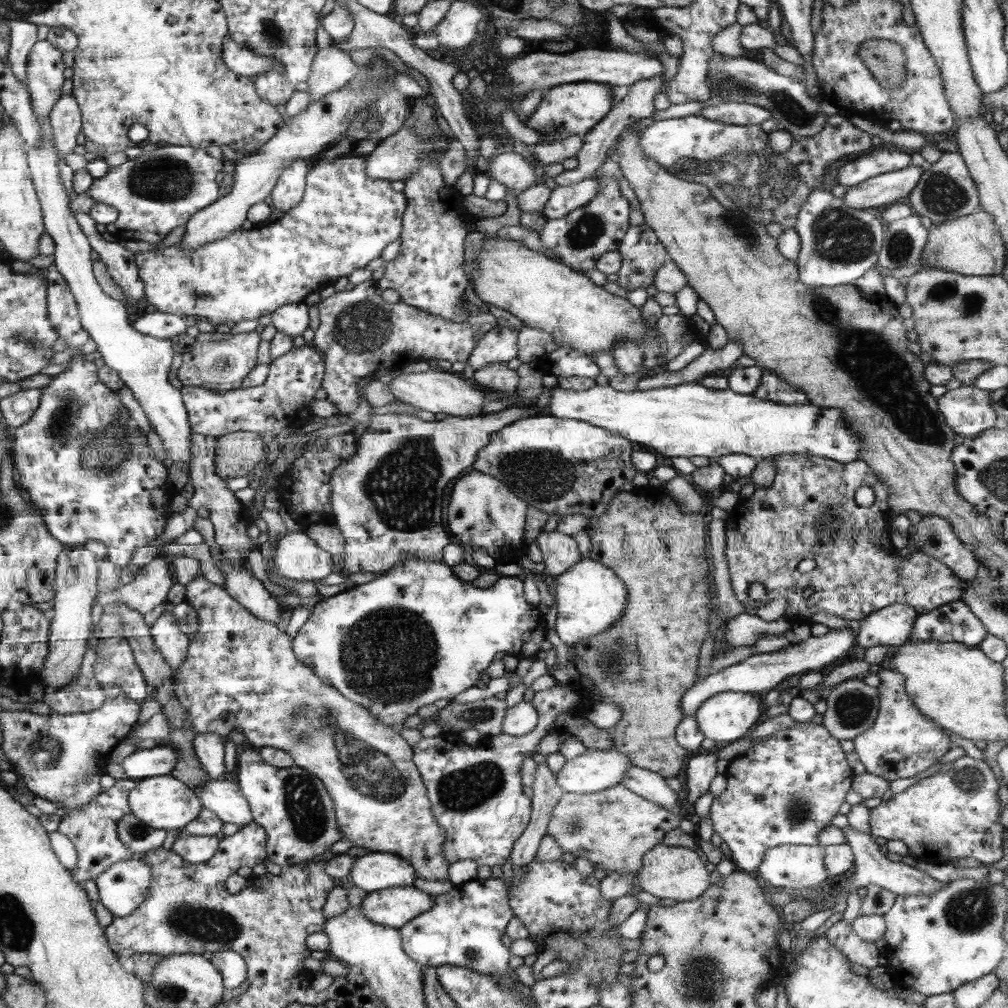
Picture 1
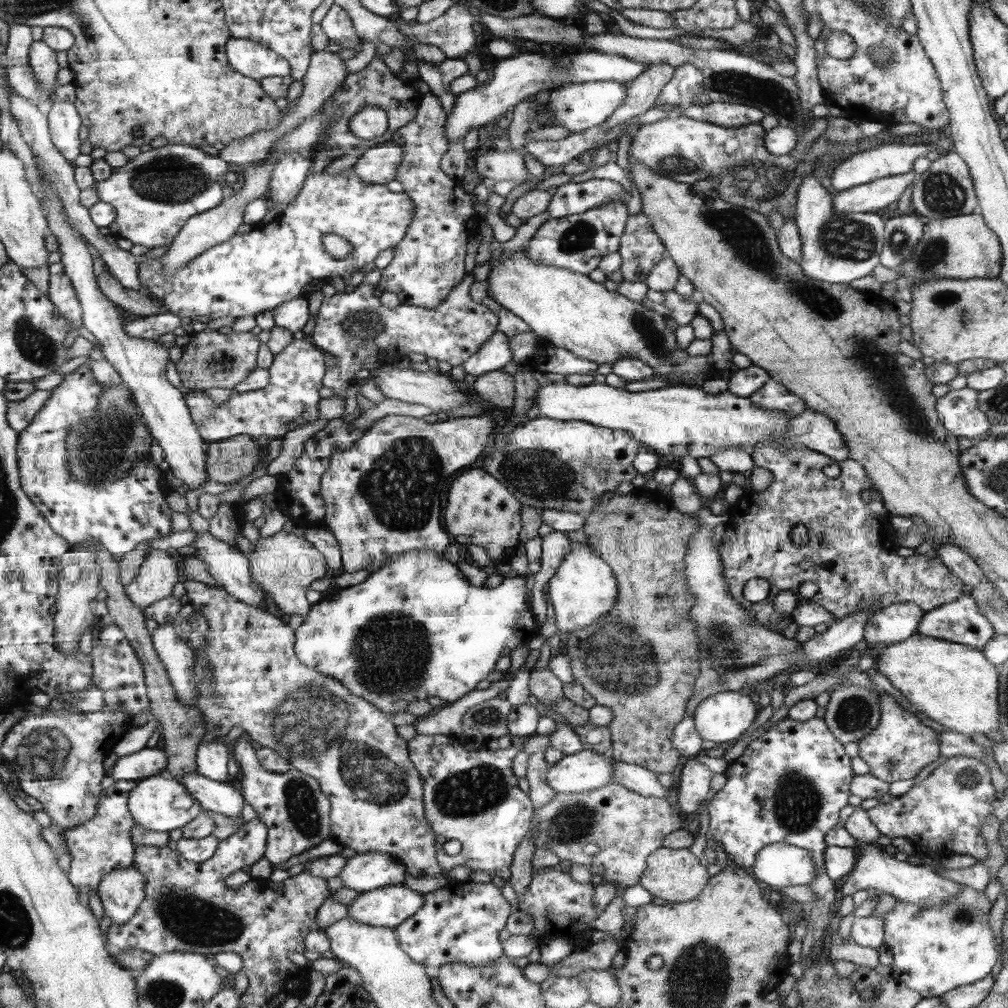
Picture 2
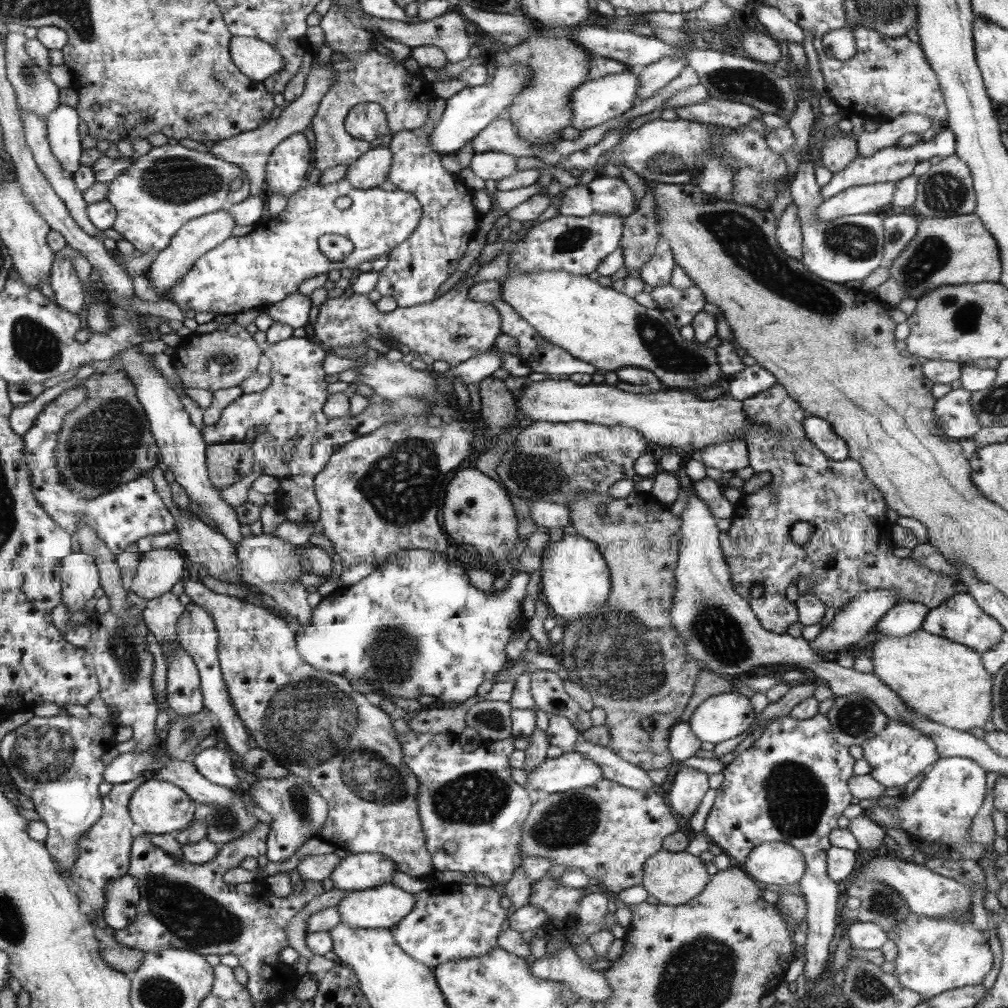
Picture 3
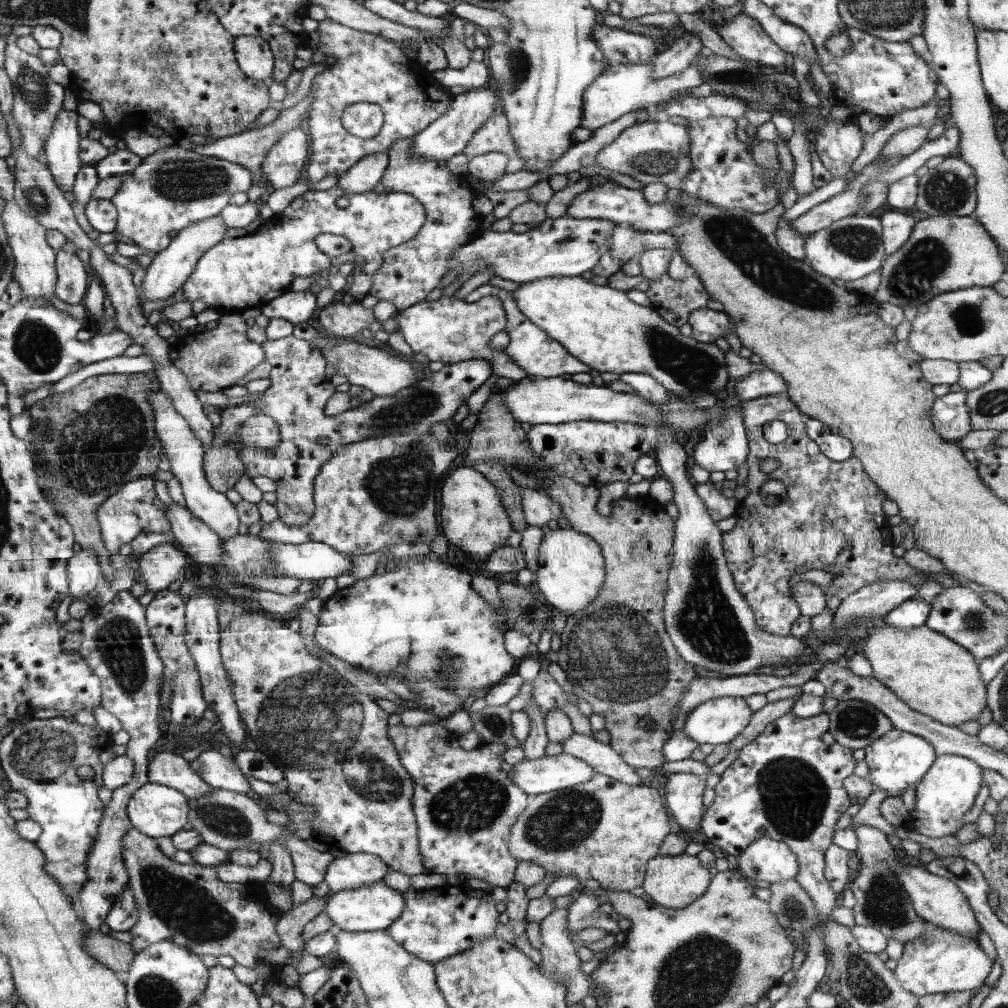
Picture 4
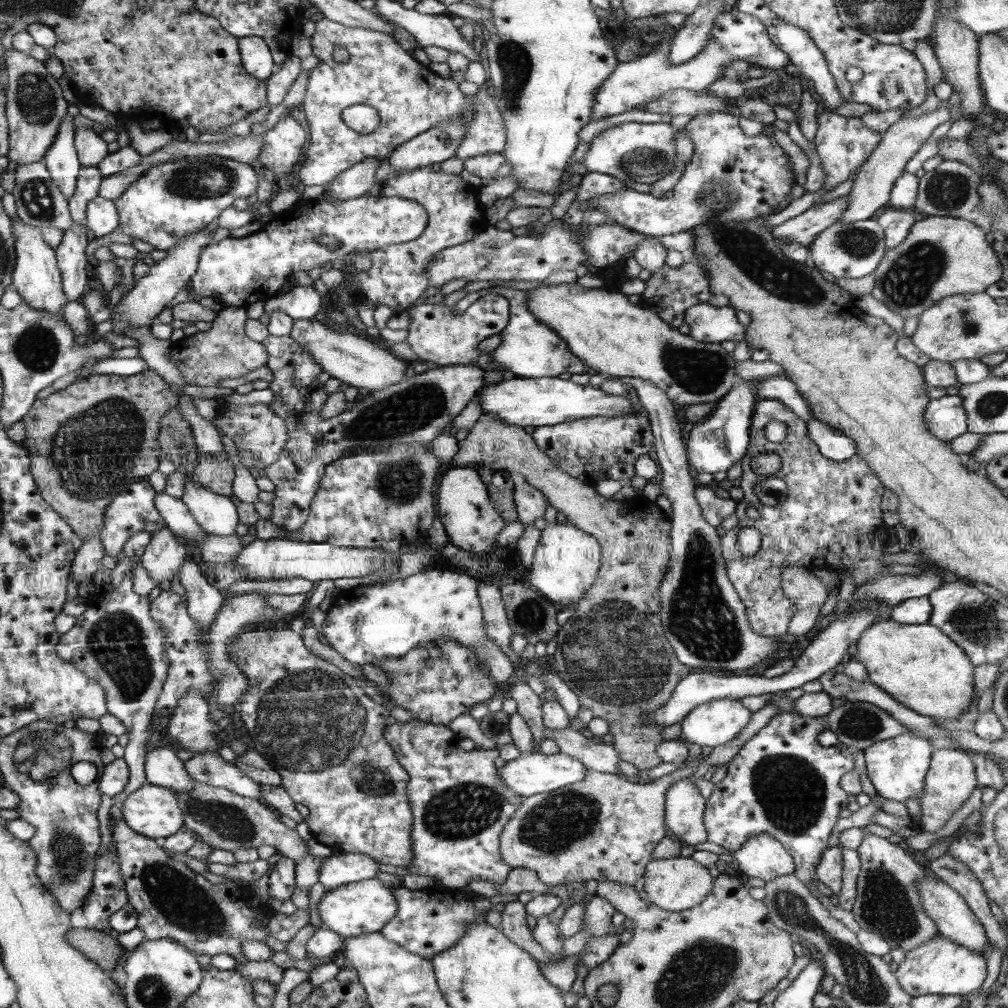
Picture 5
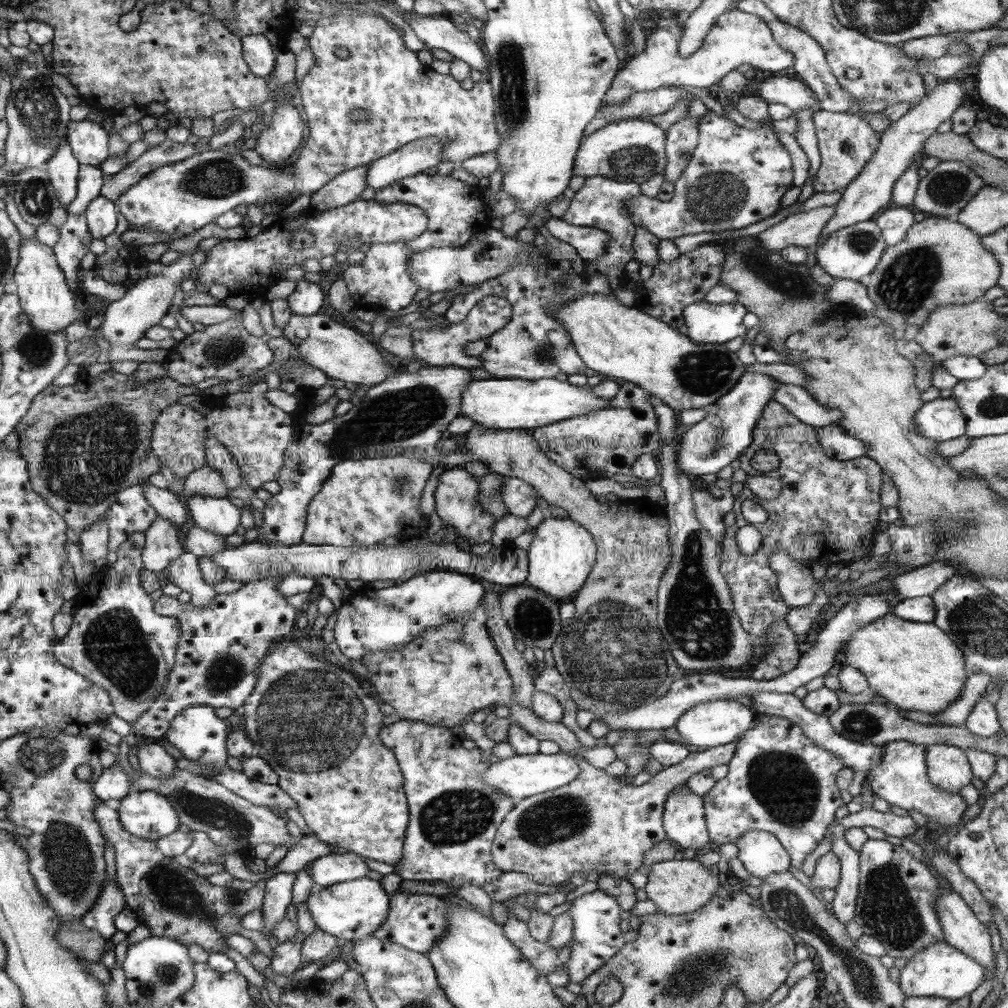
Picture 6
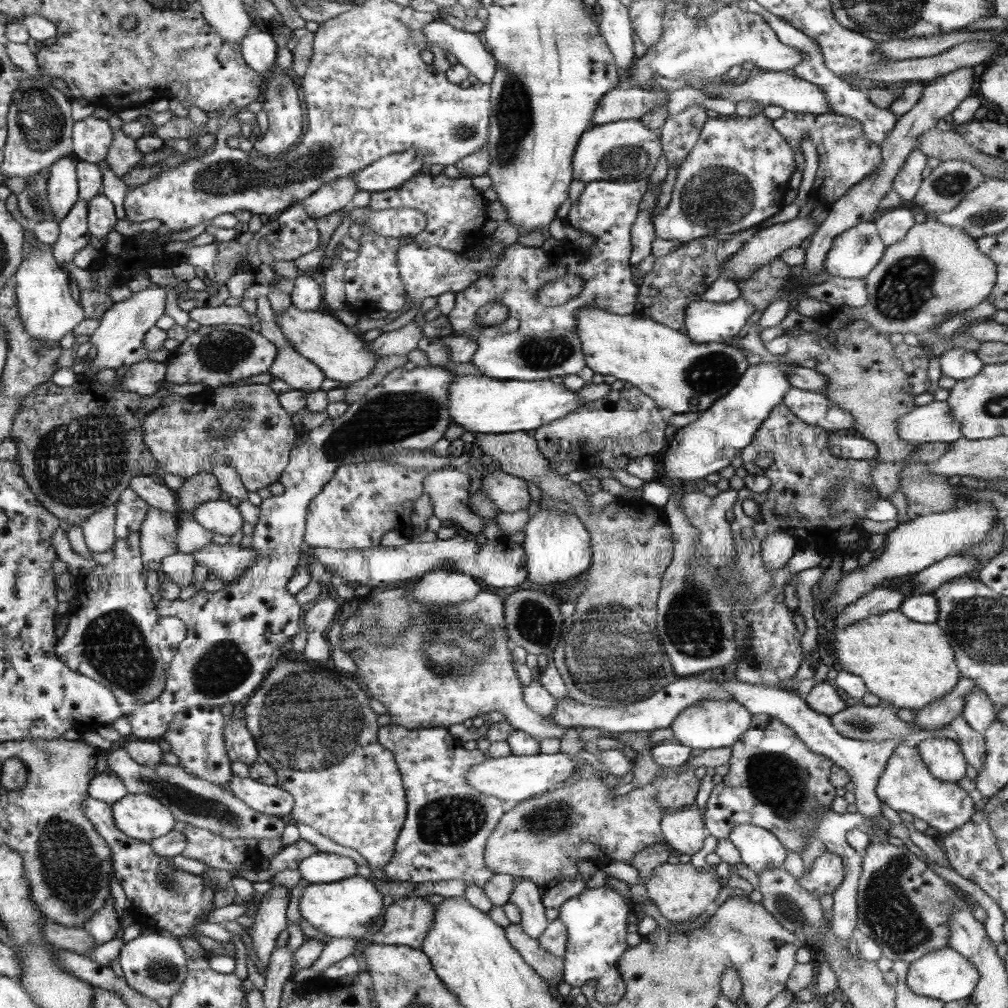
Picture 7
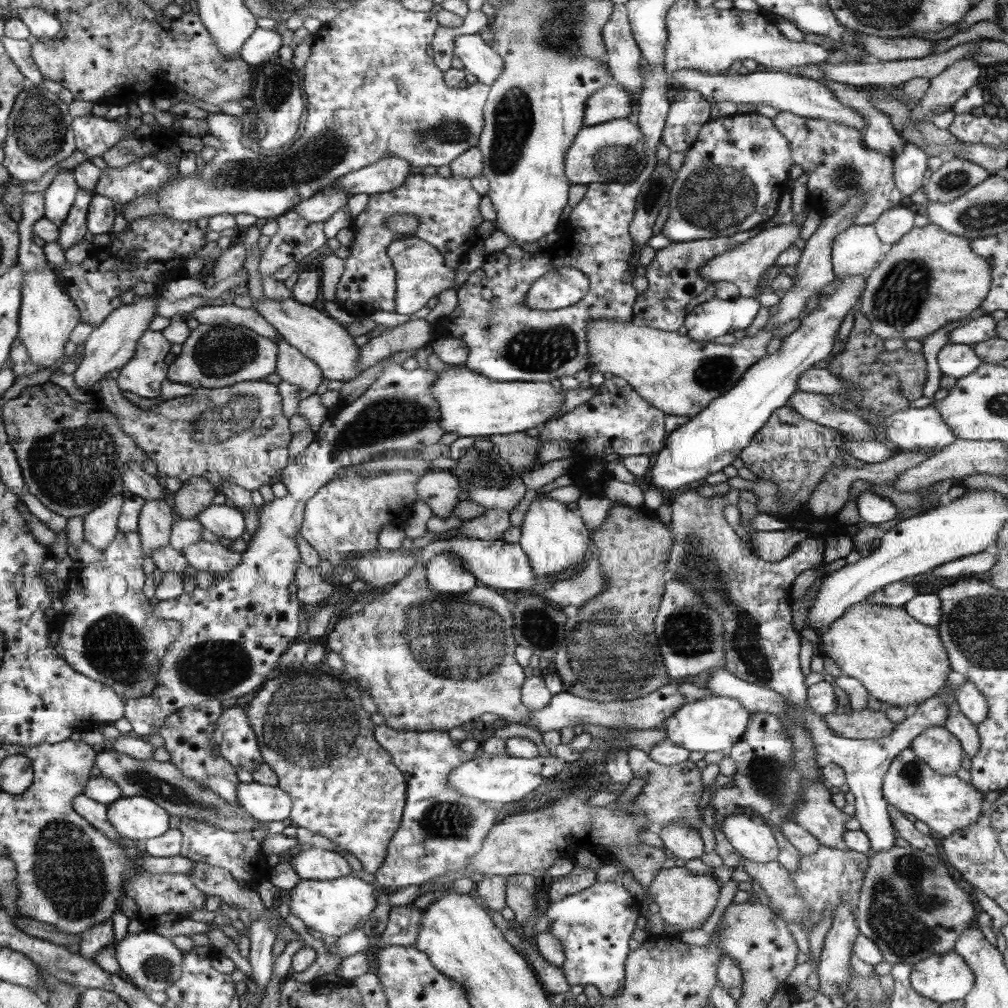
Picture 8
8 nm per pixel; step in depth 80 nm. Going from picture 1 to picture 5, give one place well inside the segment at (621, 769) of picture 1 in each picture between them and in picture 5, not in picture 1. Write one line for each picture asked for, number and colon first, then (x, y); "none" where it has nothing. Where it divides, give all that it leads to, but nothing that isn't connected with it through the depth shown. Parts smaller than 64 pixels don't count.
2: (586, 770)
3: (573, 770)
4: (539, 776)
5: (532, 774)

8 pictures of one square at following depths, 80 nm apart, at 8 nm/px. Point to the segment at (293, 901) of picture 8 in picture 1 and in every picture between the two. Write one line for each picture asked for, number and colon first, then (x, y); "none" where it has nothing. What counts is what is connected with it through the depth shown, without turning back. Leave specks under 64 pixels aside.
1: (394, 907)
2: (388, 907)
3: (380, 907)
4: (371, 908)
5: (365, 907)
6: (354, 910)
7: (347, 908)

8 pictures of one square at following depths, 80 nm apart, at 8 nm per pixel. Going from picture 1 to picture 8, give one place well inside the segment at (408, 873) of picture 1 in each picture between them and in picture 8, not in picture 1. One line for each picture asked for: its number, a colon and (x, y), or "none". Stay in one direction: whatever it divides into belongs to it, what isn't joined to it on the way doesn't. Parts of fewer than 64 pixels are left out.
2: (365, 872)
3: (356, 872)
4: (353, 871)
5: (336, 871)
6: (333, 868)
7: (322, 867)
8: (310, 864)

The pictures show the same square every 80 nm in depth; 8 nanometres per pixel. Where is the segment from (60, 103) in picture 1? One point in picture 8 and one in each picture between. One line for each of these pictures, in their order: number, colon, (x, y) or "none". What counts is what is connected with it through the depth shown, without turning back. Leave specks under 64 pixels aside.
2: (64, 119)
3: (62, 125)
4: (62, 145)
5: (62, 160)
6: (63, 167)
7: (63, 188)
8: (59, 197)

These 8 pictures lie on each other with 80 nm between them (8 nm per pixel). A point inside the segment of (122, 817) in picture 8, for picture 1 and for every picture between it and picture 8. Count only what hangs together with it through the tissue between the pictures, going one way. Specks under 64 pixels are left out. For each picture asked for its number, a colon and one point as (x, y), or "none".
1: (162, 802)
2: (160, 804)
3: (159, 807)
4: (155, 809)
5: (154, 811)
6: (149, 815)
7: (143, 817)

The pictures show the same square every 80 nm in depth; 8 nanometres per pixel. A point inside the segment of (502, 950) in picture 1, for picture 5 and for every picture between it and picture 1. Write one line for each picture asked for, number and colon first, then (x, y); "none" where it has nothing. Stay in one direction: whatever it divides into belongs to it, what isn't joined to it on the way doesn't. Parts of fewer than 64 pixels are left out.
2: (461, 923)
3: (451, 921)
4: (438, 923)
5: (429, 921)

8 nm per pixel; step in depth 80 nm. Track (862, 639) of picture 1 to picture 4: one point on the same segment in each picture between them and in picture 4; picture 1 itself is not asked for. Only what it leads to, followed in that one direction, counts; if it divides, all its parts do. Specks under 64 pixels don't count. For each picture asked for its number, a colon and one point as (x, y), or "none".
2: (897, 622)
3: (903, 618)
4: (912, 613)

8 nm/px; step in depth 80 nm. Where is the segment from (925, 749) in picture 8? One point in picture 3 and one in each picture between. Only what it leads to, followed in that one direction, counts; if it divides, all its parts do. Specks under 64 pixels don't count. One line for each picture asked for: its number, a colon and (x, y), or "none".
3: (942, 809)
4: (947, 792)
5: (950, 780)
6: (948, 768)
7: (943, 757)

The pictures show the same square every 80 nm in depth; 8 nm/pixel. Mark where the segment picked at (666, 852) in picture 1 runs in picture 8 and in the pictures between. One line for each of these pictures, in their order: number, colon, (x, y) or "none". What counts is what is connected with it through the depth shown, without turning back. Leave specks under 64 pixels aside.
2: (675, 875)
3: (675, 878)
4: (675, 882)
5: (677, 884)
6: (676, 887)
7: (681, 892)
8: (686, 899)

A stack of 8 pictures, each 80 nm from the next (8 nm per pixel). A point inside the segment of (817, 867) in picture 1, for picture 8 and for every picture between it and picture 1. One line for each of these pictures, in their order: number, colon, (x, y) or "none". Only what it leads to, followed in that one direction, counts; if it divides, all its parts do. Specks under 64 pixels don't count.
2: (779, 865)
3: (778, 863)
4: (766, 859)
5: (762, 856)
6: (761, 853)
7: (760, 850)
8: (755, 841)

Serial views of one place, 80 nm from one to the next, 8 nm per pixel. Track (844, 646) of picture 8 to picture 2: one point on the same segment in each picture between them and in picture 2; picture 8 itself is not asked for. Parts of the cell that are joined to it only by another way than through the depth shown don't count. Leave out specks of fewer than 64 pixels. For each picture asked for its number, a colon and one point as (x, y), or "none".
2: (956, 685)
3: (946, 681)
4: (932, 674)
5: (917, 664)
6: (916, 666)
7: (908, 664)

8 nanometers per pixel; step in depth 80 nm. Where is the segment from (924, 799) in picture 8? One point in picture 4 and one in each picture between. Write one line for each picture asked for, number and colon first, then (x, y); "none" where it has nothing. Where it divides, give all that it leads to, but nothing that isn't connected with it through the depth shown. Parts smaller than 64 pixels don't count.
4: (898, 760)
5: (897, 767)
6: (900, 777)
7: (906, 785)

